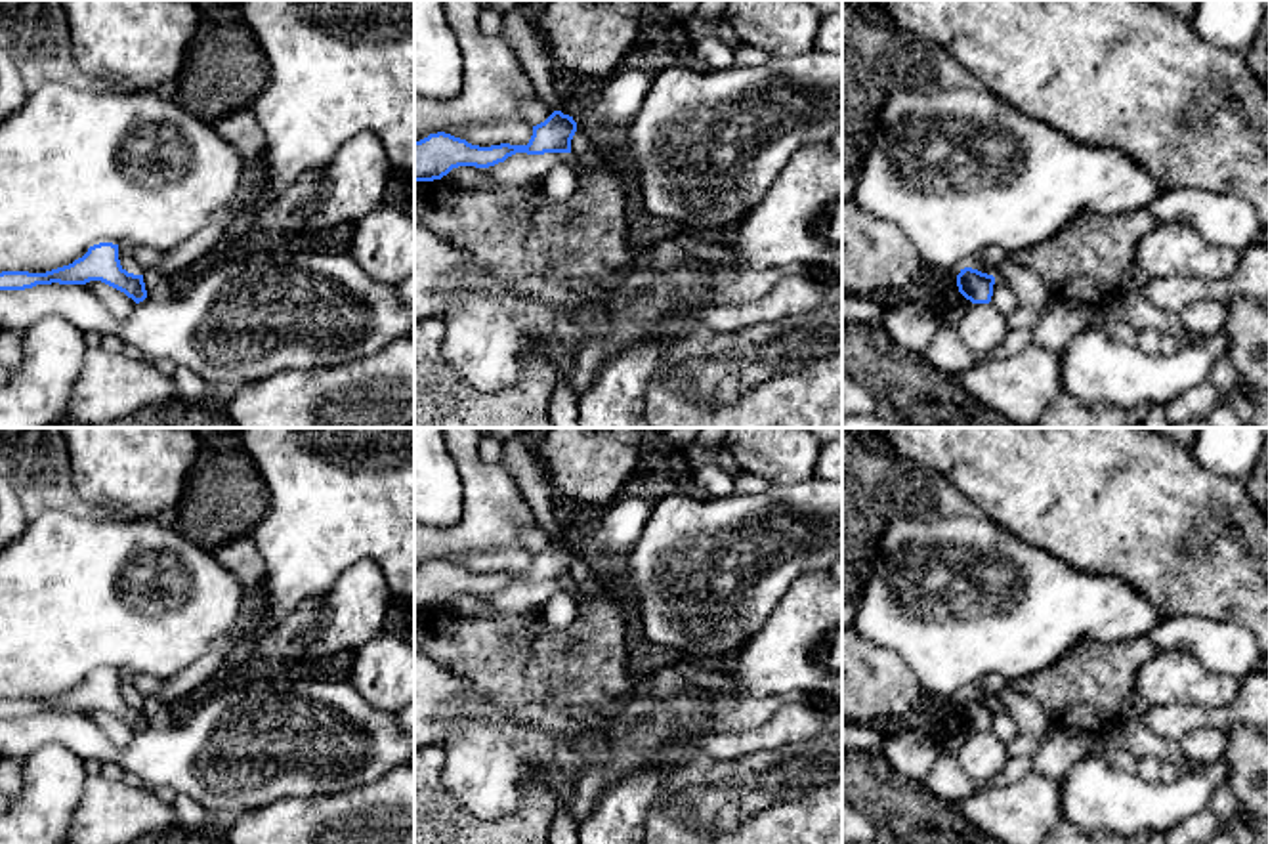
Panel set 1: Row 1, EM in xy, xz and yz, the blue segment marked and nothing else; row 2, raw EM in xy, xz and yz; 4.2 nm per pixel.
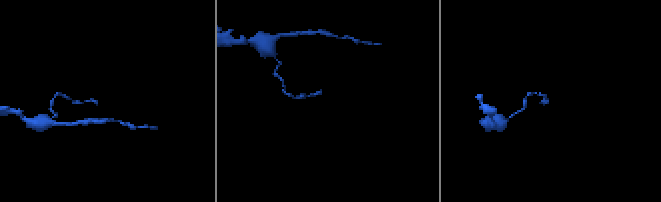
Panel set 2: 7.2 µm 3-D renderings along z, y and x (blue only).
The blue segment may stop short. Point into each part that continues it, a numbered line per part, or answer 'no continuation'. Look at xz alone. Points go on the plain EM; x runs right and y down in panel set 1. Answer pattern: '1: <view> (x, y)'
no continuation

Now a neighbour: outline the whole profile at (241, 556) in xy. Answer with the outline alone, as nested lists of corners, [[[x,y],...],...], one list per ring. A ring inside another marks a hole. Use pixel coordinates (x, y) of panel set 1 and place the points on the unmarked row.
[[[250,535],[212,548],[212,554],[231,575],[235,575],[244,584],[244,588],[264,577],[264,559]]]

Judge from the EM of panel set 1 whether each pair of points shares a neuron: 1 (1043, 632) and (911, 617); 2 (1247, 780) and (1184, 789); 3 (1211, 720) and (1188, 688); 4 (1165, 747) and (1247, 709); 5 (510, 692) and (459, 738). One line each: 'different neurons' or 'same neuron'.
1: same neuron
2: different neurons
3: different neurons
4: different neurons
5: different neurons

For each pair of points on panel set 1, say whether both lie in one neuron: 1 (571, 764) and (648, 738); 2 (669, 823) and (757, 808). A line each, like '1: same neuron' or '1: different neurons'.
1: different neurons
2: same neuron

